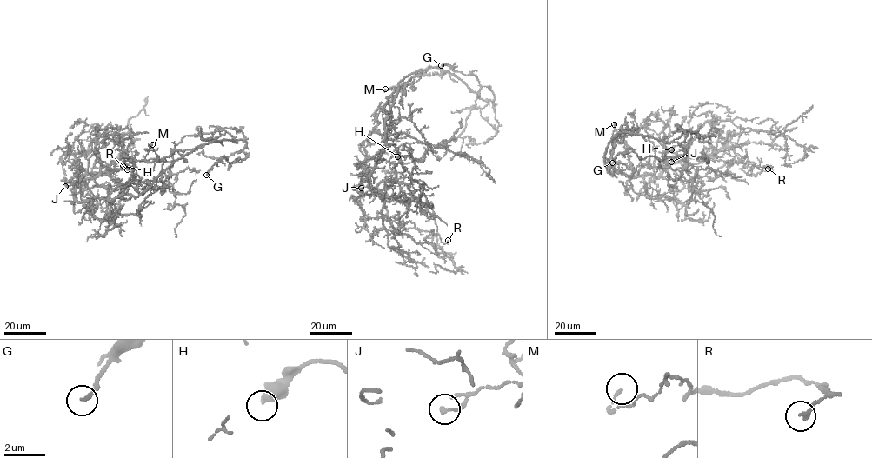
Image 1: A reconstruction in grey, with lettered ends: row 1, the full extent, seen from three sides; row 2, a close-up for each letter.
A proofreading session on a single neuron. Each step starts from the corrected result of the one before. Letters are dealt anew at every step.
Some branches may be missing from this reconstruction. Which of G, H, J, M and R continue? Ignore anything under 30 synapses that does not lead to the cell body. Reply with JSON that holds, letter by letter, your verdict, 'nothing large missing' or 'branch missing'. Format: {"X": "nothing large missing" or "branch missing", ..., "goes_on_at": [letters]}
{"G": "nothing large missing", "H": "nothing large missing", "J": "nothing large missing", "M": "nothing large missing", "R": "nothing large missing", "goes_on_at": []}

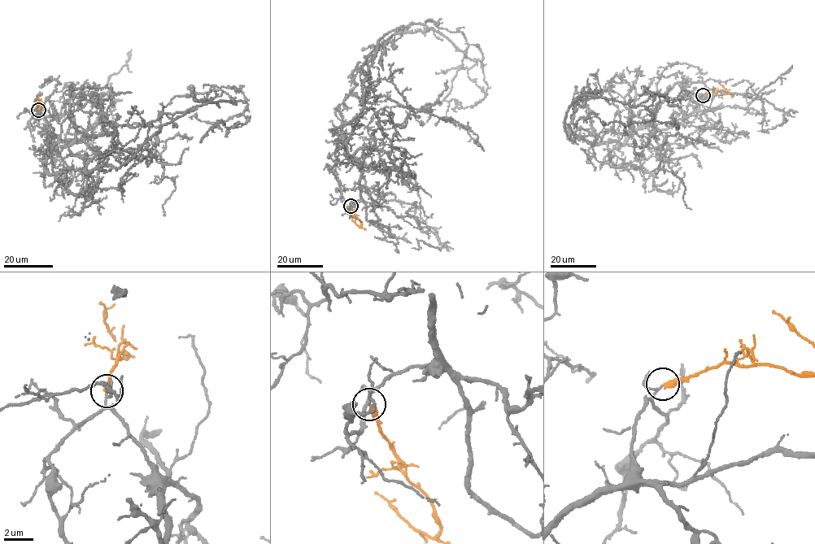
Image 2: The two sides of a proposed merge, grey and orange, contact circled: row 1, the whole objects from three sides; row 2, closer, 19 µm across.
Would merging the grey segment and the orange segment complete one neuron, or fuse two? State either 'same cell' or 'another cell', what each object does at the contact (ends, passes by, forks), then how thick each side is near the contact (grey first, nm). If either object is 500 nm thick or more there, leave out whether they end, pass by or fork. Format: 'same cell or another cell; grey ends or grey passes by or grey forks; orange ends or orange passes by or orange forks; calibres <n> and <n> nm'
same cell; grey passes by; orange ends; calibres 120 and 400 nm

